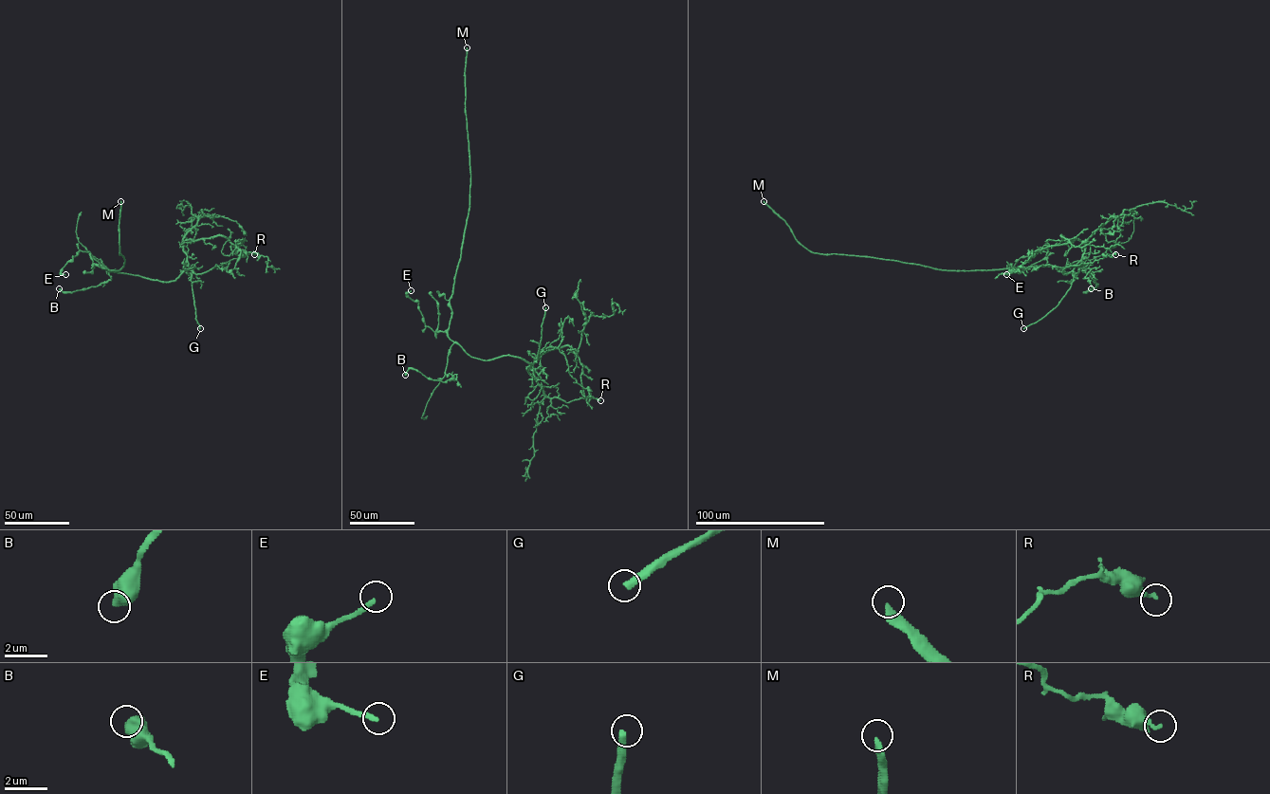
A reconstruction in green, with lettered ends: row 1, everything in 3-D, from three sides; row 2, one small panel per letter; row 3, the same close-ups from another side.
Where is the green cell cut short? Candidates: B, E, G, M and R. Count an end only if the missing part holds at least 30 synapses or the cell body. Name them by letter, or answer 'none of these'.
G, M

